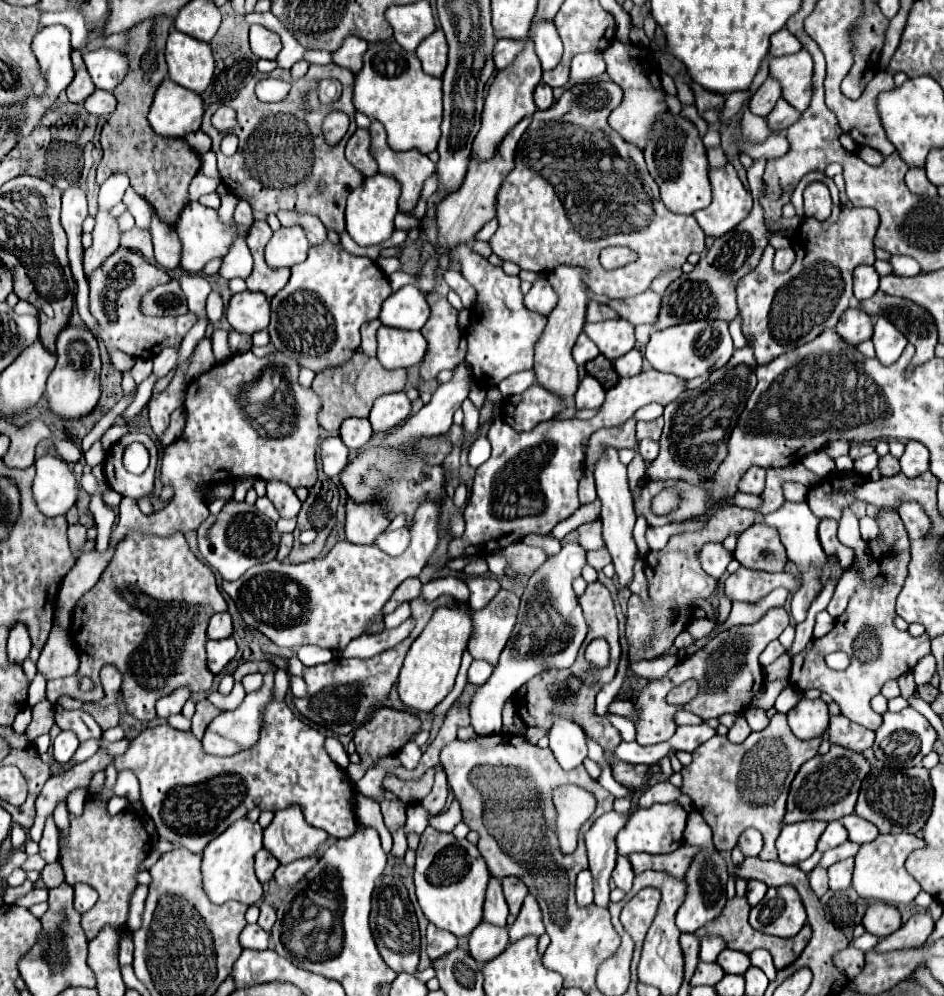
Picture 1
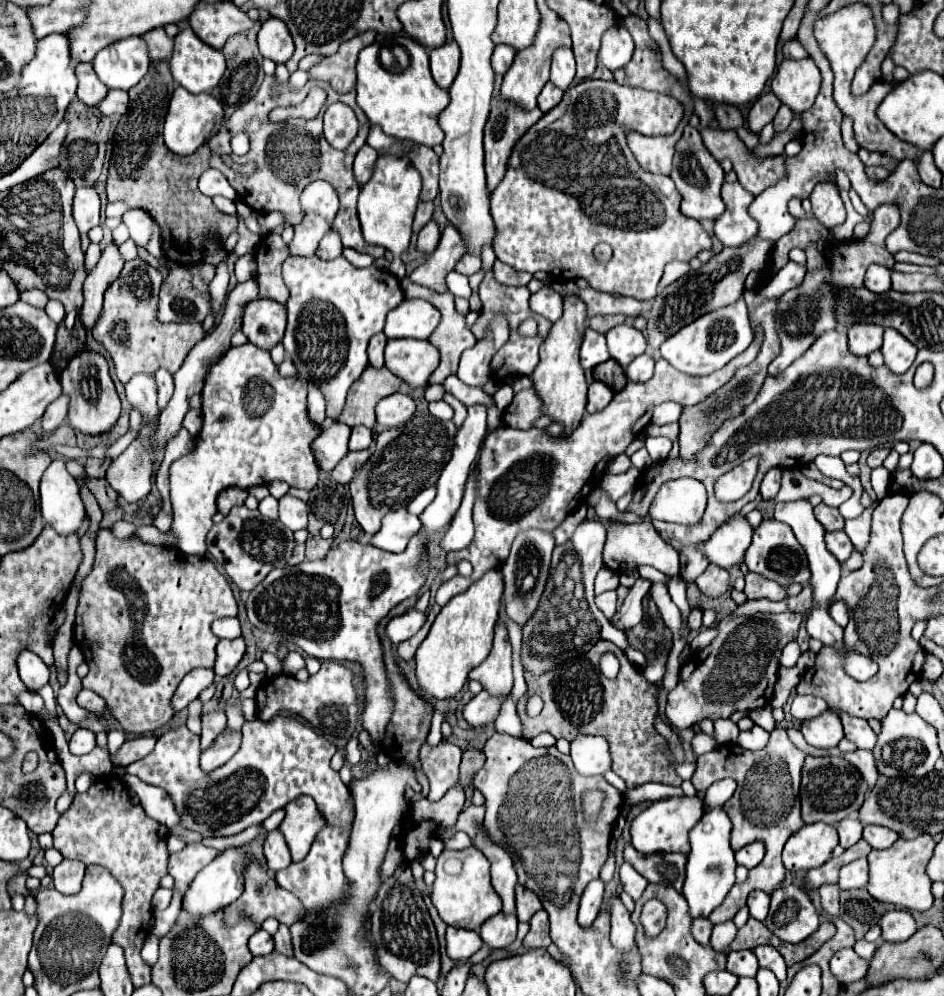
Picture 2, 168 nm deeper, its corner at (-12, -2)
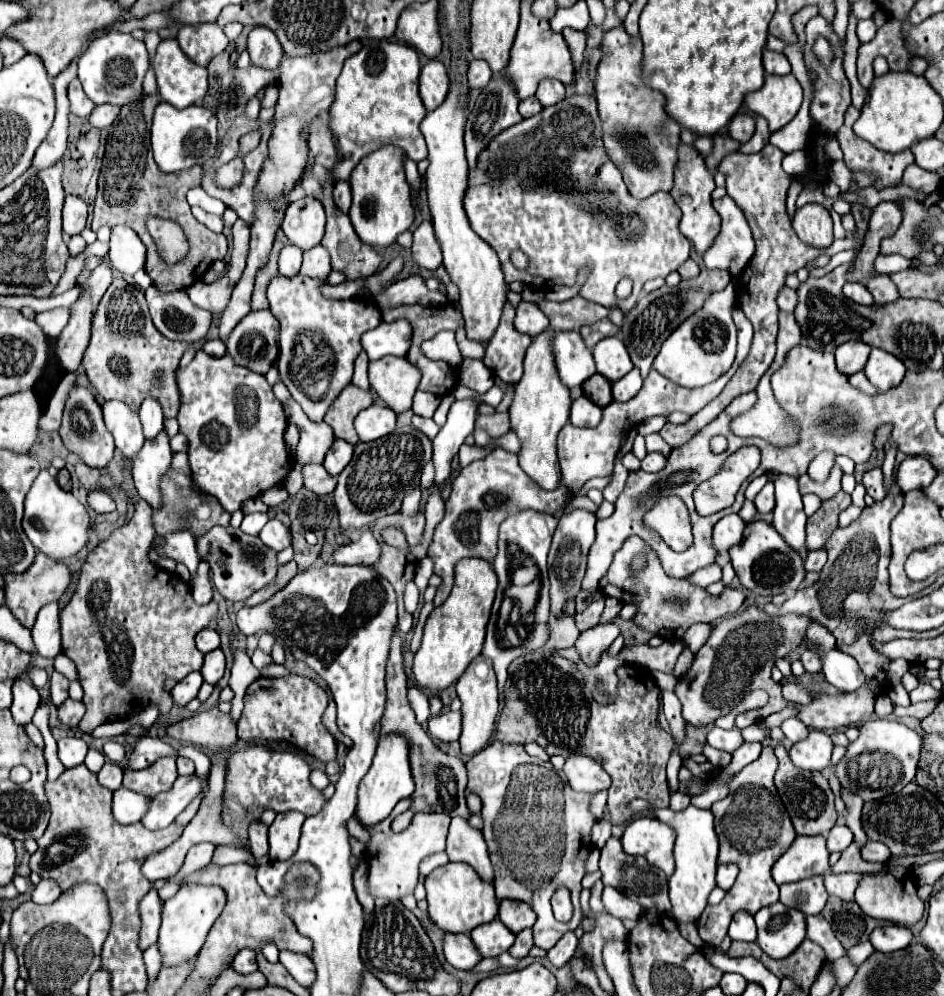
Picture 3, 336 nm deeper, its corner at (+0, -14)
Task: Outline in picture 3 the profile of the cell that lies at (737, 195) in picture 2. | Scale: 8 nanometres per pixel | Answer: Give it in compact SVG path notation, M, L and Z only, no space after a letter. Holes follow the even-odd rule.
M727 195L723 199L713 201L713 207L721 215L723 223L713 247L707 249L703 255L705 267L723 269L731 275L739 275L755 251L753 235L747 225L745 213Z

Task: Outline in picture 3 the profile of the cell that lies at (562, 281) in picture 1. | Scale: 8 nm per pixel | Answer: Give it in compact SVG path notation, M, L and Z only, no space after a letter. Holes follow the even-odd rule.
M545 331L533 339L525 357L525 373L515 385L515 397L509 407L511 429L521 441L521 449L517 453L519 465L545 491L553 491L561 485L555 439L561 427L569 421L571 407L569 389L559 383L559 375L555 375L555 363L551 363L551 335L553 331Z

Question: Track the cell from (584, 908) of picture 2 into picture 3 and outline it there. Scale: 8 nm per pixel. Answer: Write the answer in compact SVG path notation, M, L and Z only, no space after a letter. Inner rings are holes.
M569 931L569 933L565 933L557 941L557 945L553 949L549 949L547 957L559 969L559 967L563 967L575 955L575 949L577 949L577 937L573 935L573 931Z

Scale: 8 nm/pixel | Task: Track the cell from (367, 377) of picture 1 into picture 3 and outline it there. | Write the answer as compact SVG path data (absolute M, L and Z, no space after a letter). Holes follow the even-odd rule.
M347 385L341 395L335 399L331 409L325 413L325 421L333 427L333 435L337 439L343 439L351 445L359 441L355 429L353 429L353 419L357 417L359 411L363 411L367 405L371 405L371 393L369 391L359 391L355 385Z

